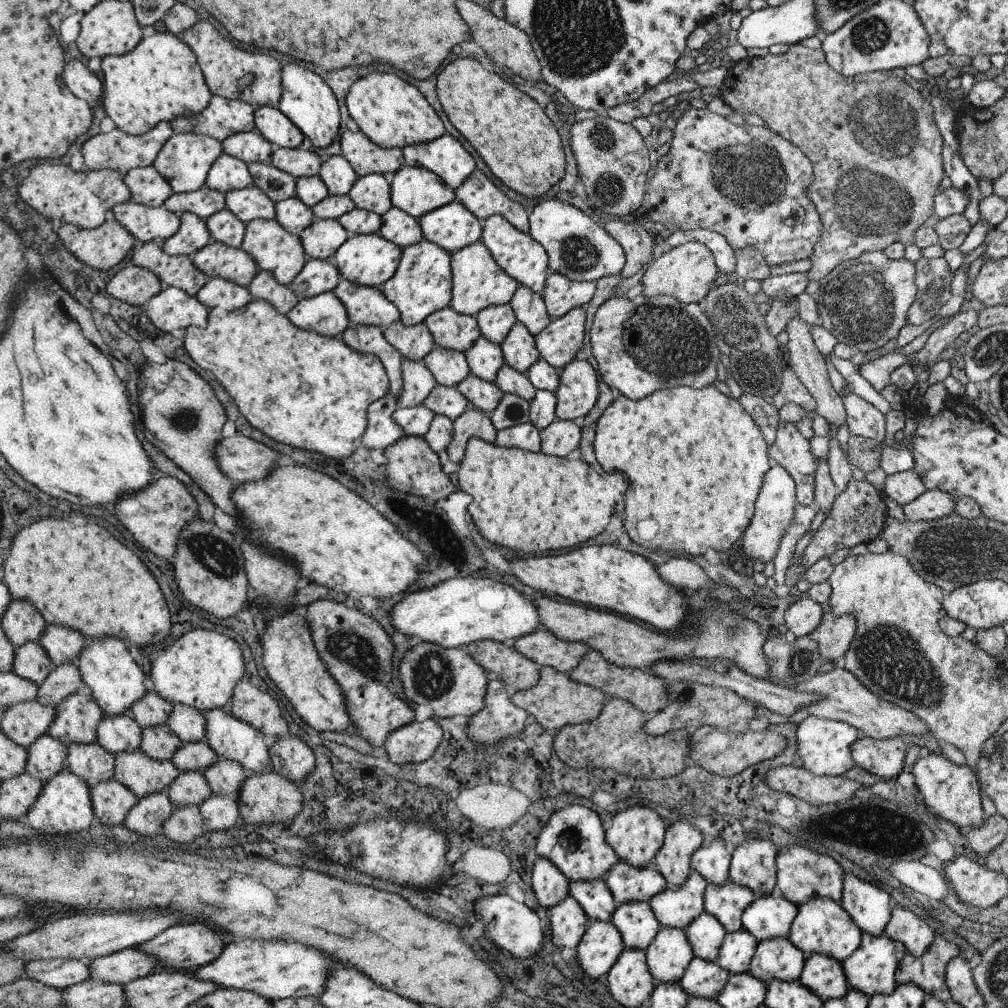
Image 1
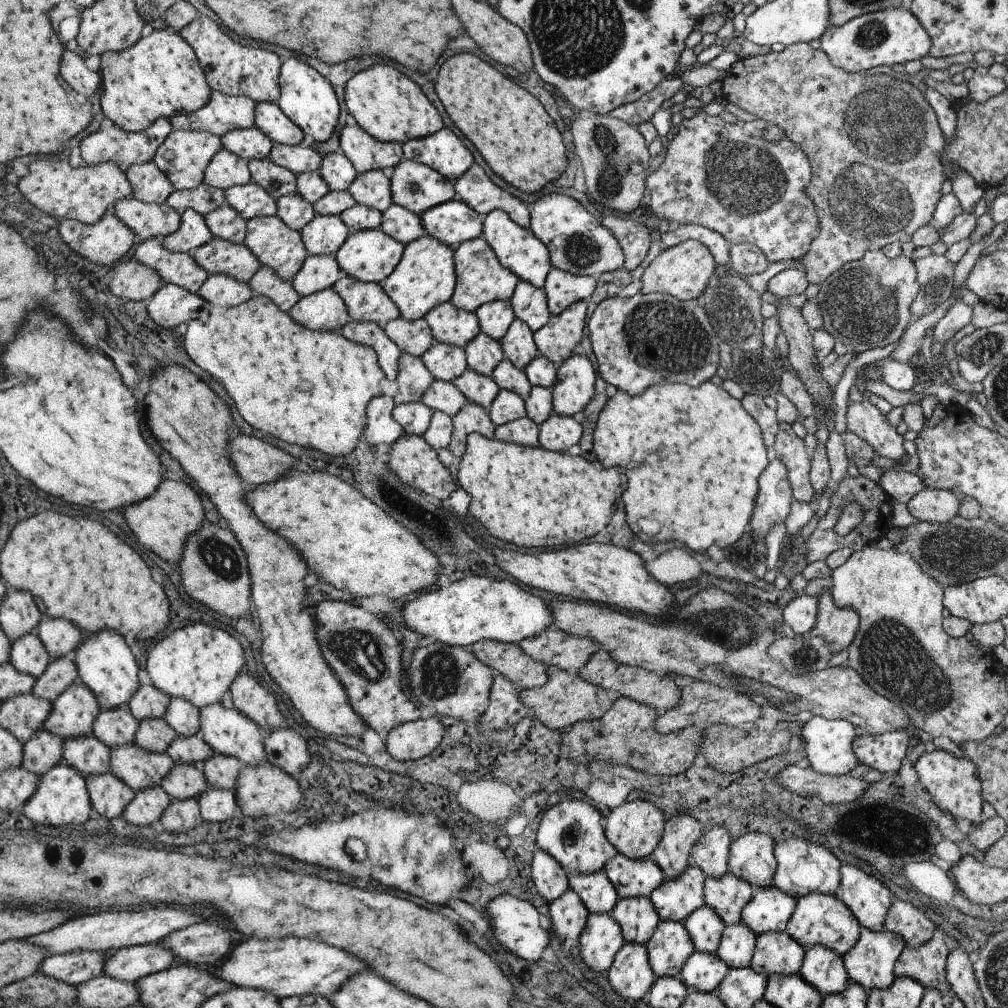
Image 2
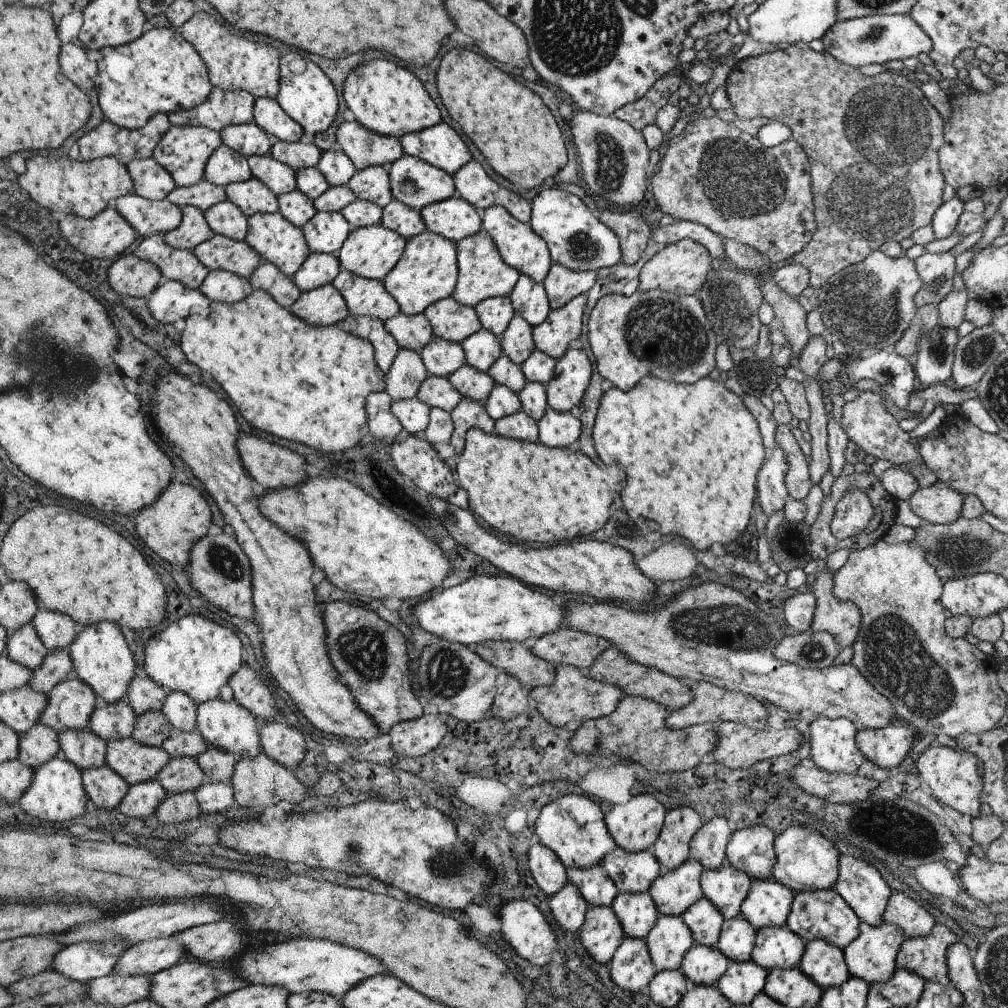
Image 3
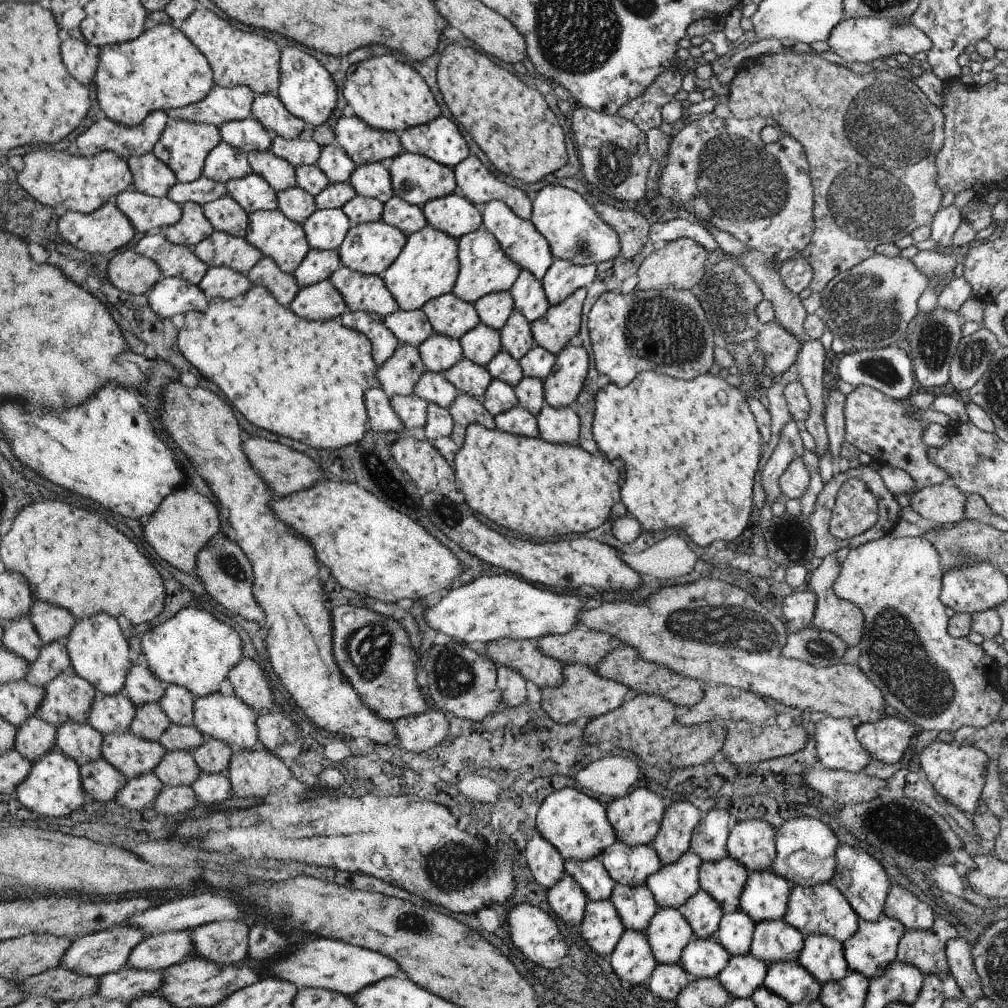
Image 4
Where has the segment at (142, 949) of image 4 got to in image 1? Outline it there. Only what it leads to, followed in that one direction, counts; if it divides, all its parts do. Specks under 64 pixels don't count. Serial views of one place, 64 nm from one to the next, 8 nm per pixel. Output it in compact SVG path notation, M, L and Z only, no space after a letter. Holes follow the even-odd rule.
M127 948L127 950L115 952L111 956L103 956L103 958L93 960L91 962L91 980L103 980L103 982L109 982L109 984L127 986L133 980L149 976L153 970L159 970L159 960L157 958L153 958L149 954L143 954L139 948Z

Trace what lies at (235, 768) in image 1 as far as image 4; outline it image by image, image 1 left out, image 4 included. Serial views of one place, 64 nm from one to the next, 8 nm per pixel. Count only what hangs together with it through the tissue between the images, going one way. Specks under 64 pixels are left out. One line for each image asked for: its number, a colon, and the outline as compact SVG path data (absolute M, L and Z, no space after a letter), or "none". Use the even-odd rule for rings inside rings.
2: M211 754L211 758L207 758L205 762L199 764L207 786L217 788L217 790L233 790L239 772L243 770L243 762L233 758L233 756L223 756L223 754Z
3: M207 746L207 750L199 756L195 756L197 764L201 766L205 780L209 782L227 782L233 776L237 756L233 752L221 750L217 746Z
4: M203 736L203 744L189 750L199 764L201 772L207 774L219 774L229 766L229 760L233 756L233 750L223 740L215 740L211 736Z

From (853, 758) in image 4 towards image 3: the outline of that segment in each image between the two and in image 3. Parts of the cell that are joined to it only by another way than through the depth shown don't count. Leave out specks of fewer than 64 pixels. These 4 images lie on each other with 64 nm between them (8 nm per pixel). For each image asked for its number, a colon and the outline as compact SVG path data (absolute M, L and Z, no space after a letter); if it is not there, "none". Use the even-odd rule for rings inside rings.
3: M819 716L815 722L809 724L809 738L811 738L811 764L815 764L817 768L831 772L831 774L855 774L859 770L859 766L865 760L863 752L857 746L857 730L853 726L851 720L847 718L837 718L837 720L829 720L825 716Z

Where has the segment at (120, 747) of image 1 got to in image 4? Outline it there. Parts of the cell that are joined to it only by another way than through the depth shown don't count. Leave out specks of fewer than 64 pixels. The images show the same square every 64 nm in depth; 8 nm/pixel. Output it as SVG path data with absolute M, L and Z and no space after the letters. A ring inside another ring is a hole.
M117 692L115 696L97 694L93 698L89 718L85 722L105 736L129 730L133 716L135 704L123 692Z

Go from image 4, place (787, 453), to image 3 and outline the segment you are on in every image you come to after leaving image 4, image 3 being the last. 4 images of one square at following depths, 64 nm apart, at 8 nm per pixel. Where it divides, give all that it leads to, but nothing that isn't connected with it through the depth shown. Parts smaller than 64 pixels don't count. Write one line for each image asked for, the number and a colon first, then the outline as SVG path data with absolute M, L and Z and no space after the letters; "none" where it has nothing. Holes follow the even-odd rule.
3: M775 446L767 464L763 464L763 470L759 472L759 506L767 516L771 516L771 512L779 508L785 508L785 502L789 498L785 486L787 470L789 470L787 456L783 448Z

